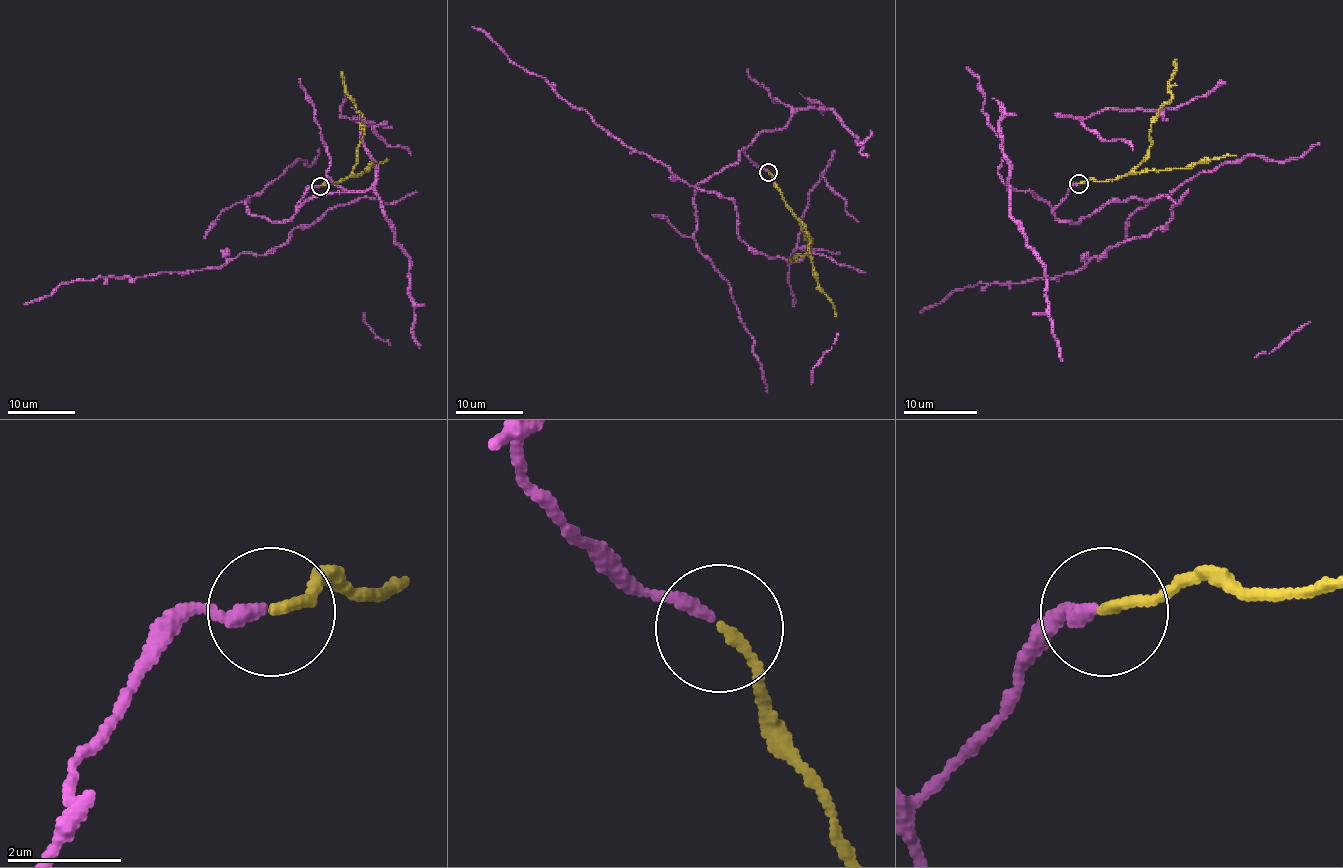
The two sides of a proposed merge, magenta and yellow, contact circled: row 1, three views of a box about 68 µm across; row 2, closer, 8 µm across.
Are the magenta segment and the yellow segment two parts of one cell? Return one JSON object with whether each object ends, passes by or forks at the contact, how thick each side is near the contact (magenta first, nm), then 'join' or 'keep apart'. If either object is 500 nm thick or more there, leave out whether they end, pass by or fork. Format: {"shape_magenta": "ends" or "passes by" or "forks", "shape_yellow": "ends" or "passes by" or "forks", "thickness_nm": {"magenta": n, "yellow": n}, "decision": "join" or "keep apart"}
{"shape_magenta": "ends", "shape_yellow": "ends", "thickness_nm": {"magenta": 240, "yellow": 170}, "decision": "join"}

